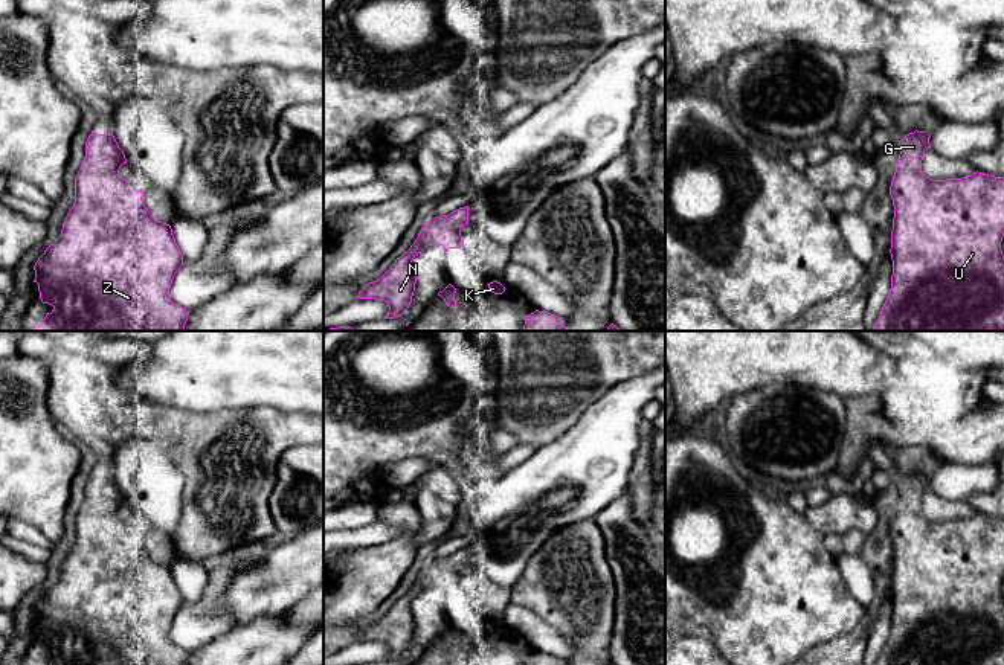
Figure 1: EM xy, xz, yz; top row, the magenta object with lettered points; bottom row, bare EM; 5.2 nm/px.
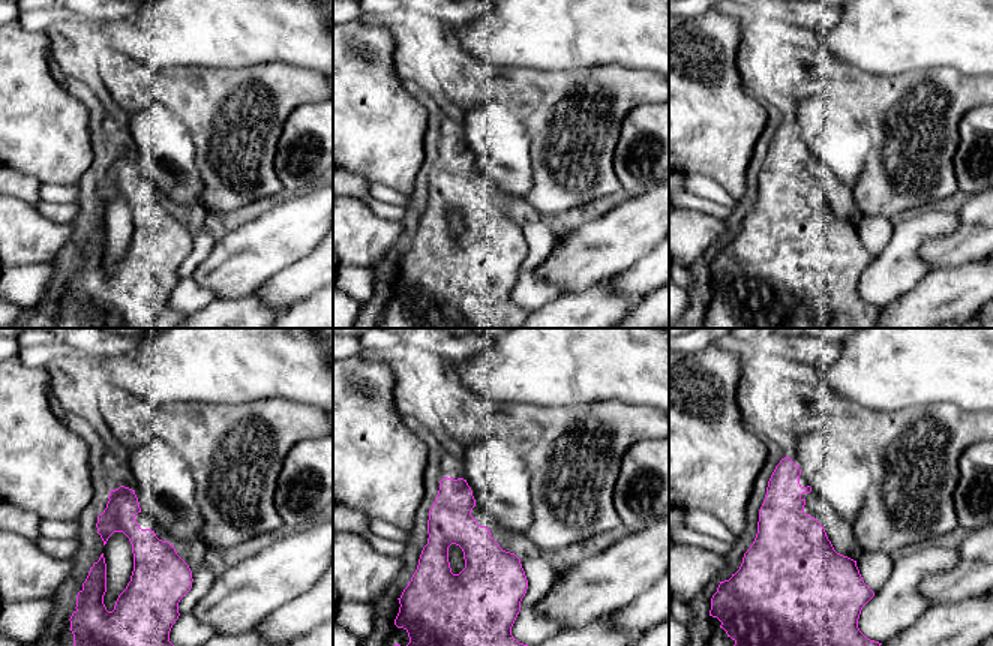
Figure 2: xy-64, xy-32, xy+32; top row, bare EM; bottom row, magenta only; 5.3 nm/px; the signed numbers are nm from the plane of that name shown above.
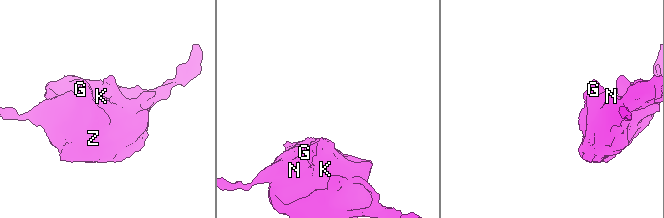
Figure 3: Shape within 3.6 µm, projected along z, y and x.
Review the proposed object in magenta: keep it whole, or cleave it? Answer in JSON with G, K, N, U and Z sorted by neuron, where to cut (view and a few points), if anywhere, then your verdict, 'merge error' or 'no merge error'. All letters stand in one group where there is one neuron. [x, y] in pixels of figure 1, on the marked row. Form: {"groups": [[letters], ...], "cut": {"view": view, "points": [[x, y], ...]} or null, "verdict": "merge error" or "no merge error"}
{"groups": [["G", "K", "N", "U", "Z"]], "cut": null, "verdict": "no merge error"}

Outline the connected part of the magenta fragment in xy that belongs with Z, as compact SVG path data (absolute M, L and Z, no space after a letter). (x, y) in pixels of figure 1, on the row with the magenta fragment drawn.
M92 131L85 142L85 157L75 177L75 203L69 210L60 238L50 244L34 265L43 304L53 307L32 331L183 331L191 311L169 297L175 273L183 265L183 255L169 224L157 221L145 207L143 192L119 175L127 163L113 133Z

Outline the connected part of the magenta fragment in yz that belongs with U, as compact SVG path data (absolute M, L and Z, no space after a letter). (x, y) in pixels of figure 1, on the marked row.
M916 130L906 134L900 143L900 154L890 186L894 206L890 249L893 259L891 288L873 331L1004 331L1004 255L1001 250L1004 236L1004 177L978 171L963 178L932 180L926 177L922 172L922 160L925 151L931 148L929 137L926 131Z

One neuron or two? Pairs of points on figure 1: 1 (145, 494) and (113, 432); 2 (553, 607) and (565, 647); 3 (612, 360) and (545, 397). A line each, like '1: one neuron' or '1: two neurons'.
1: two neurons
2: two neurons
3: one neuron

